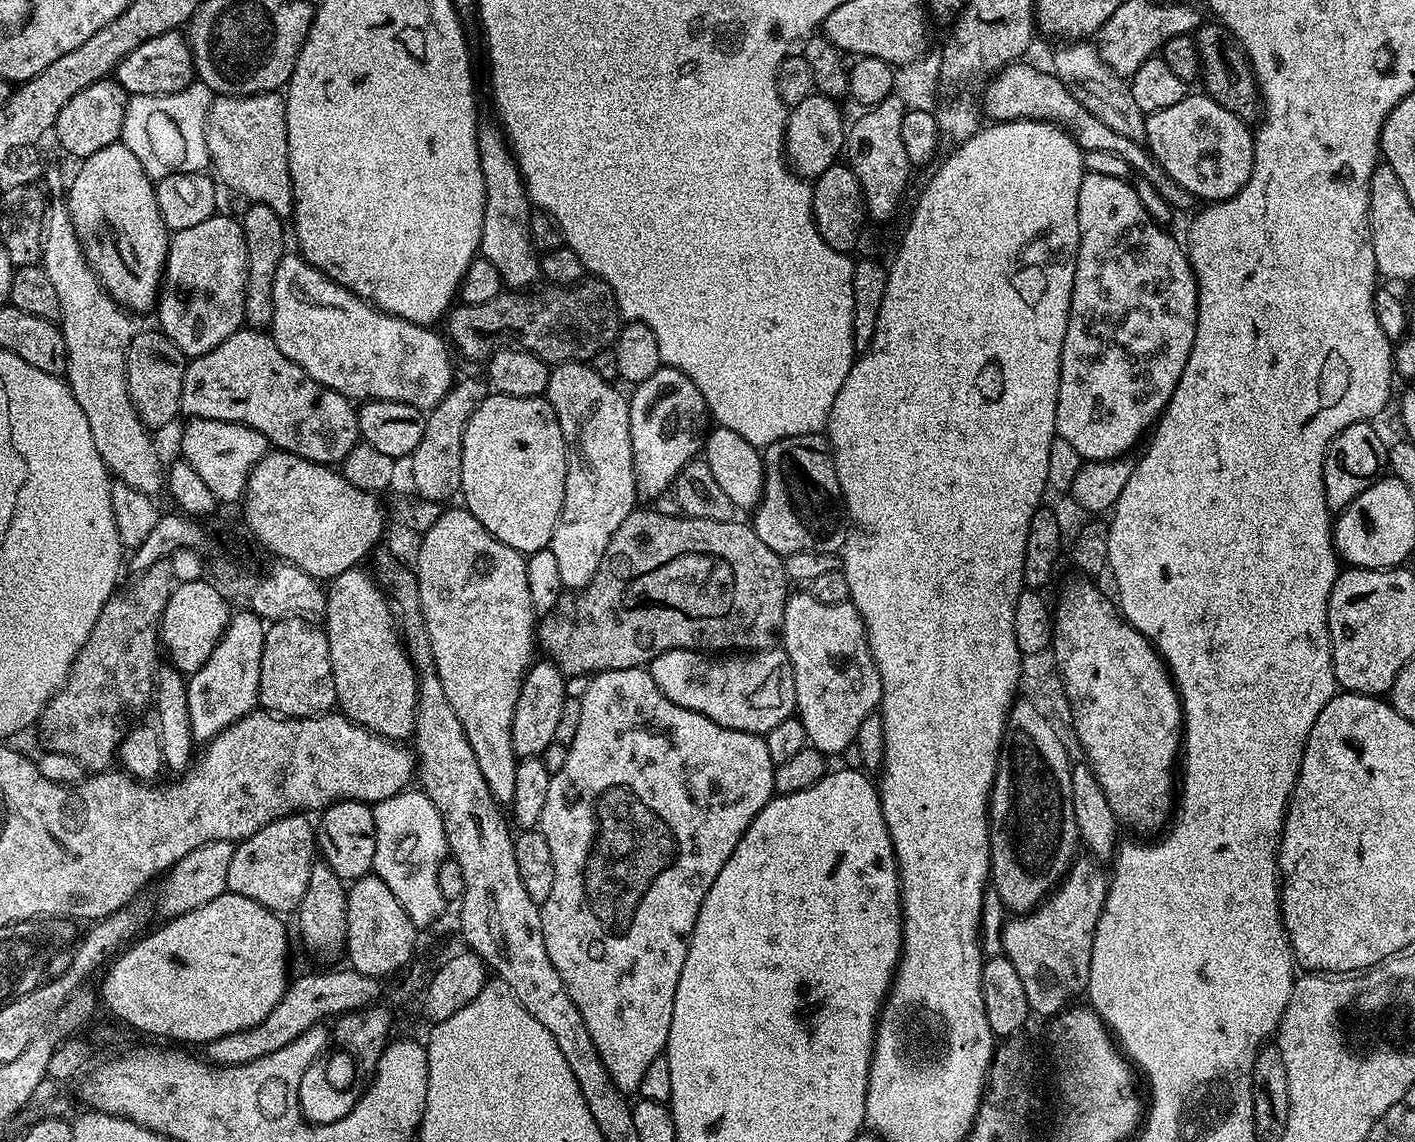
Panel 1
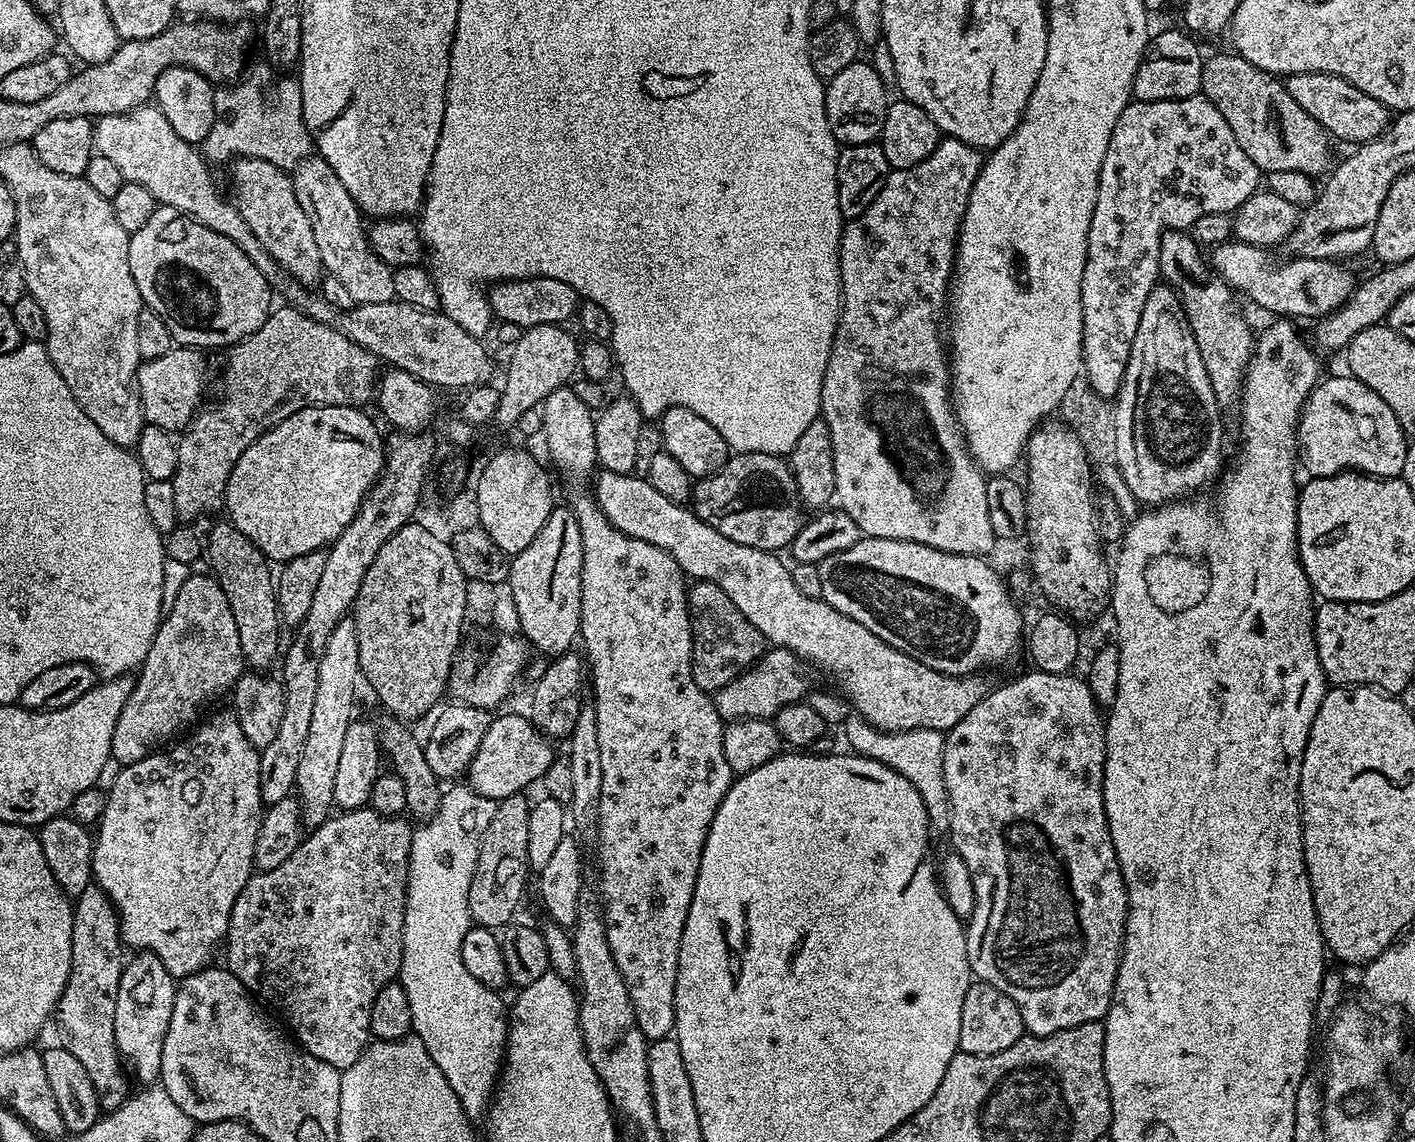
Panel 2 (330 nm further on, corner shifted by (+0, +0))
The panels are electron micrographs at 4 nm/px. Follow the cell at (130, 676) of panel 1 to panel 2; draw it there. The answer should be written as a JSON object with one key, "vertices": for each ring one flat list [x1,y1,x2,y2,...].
{"vertices":[[295,306,277,307,269,311,268,317,246,338,227,349,228,361,224,364,224,397,208,409,197,411,192,423,183,429,176,441,178,466,172,475,174,486,174,510,184,522,196,522,207,512,224,508,224,491,230,478,230,470,246,454,246,450,263,432,269,432,275,424,281,424,290,414,303,408,322,406,346,406,360,408,368,399,373,399,378,377,382,372,381,361,370,352,352,341,338,330,308,317]]}

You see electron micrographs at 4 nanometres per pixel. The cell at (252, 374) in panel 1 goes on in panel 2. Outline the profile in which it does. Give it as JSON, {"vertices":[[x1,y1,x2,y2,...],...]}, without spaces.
{"vertices":[[173,346,169,352,162,354,162,358,141,363,136,370,134,383,147,423,173,434,192,423,193,416,201,407,200,399,204,396,204,375,208,372,204,356,205,353,198,348]]}

